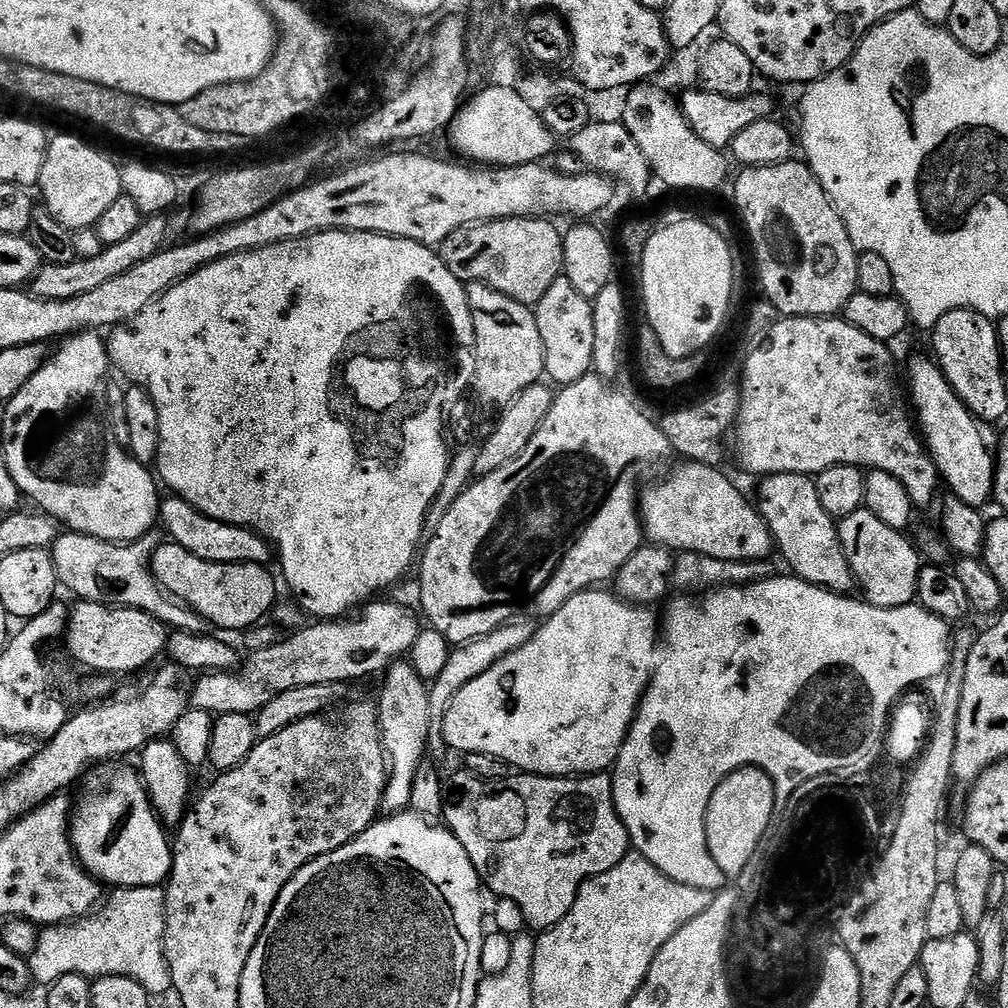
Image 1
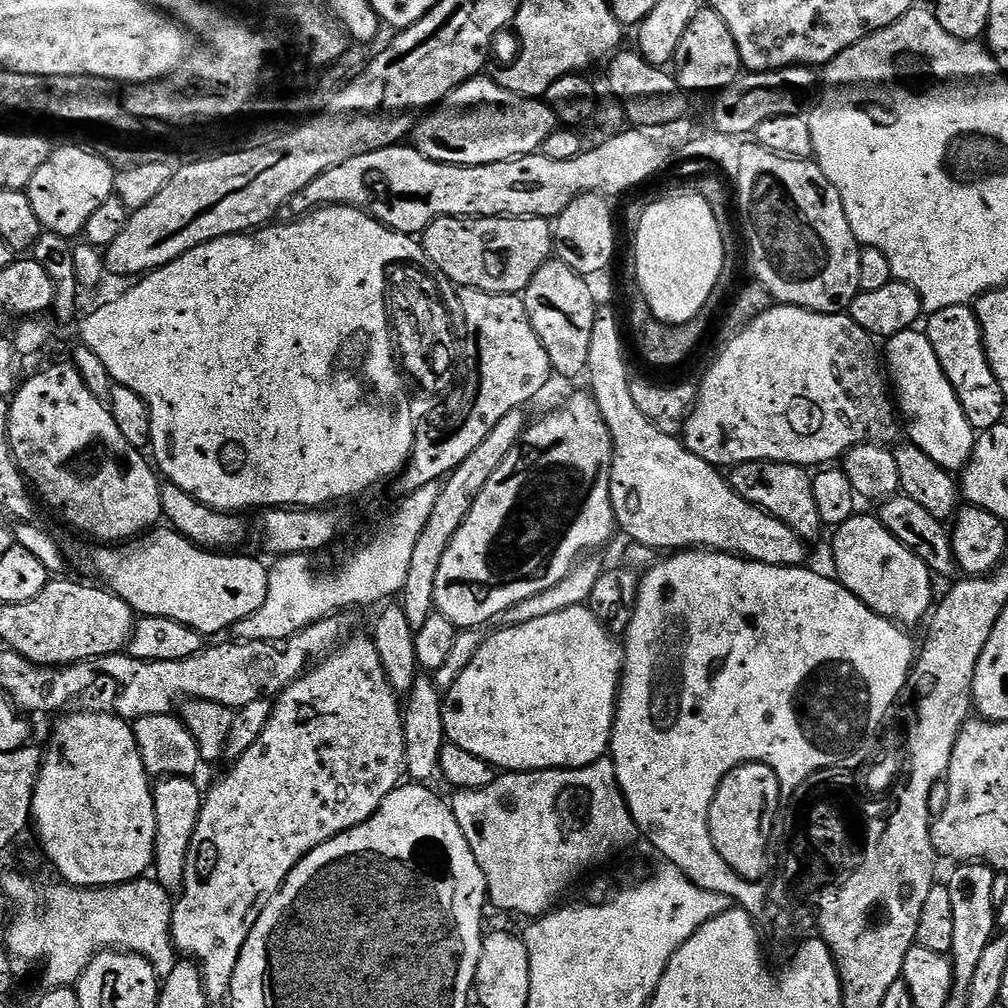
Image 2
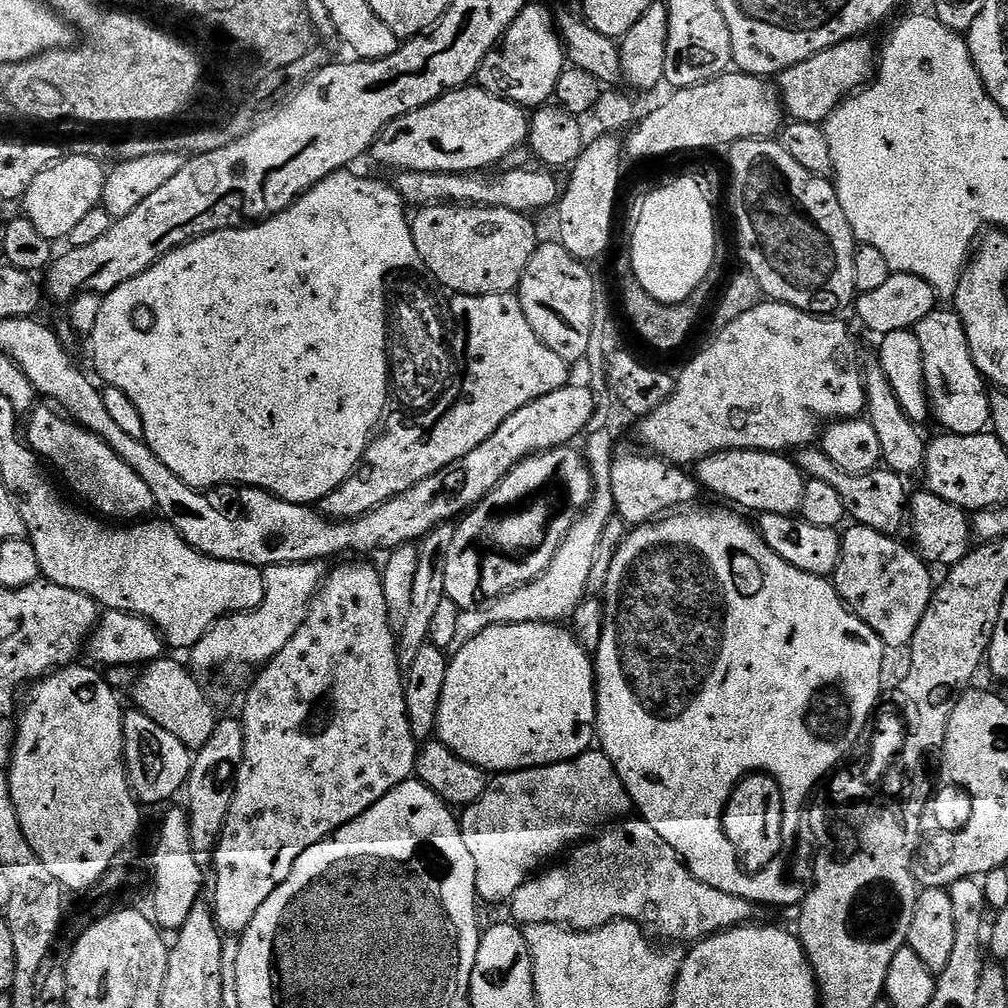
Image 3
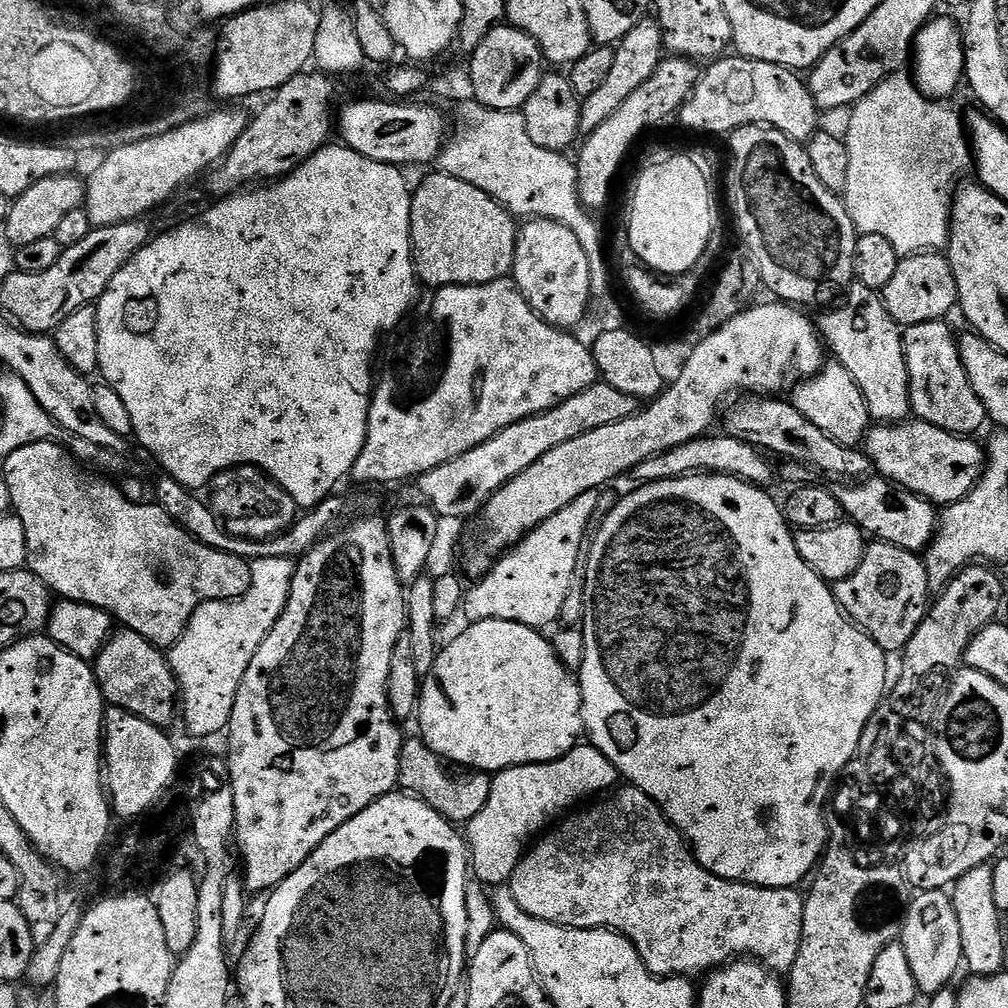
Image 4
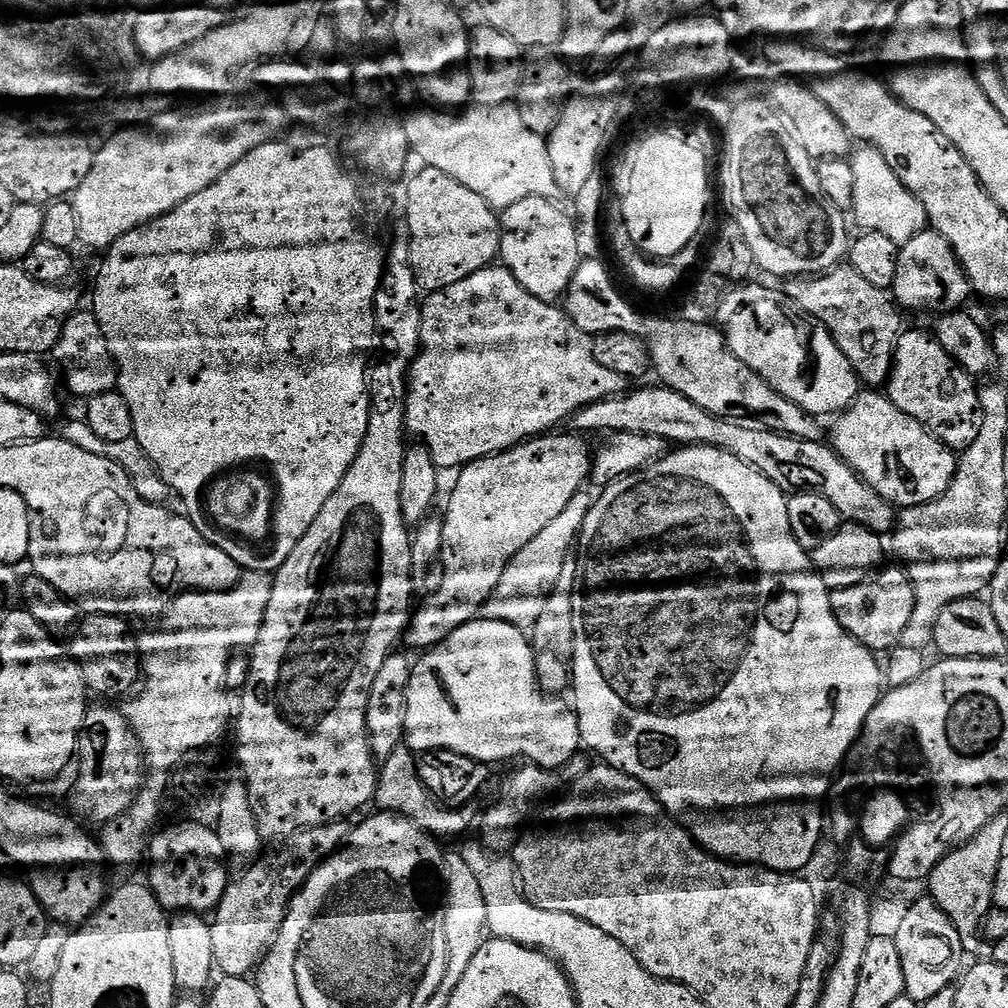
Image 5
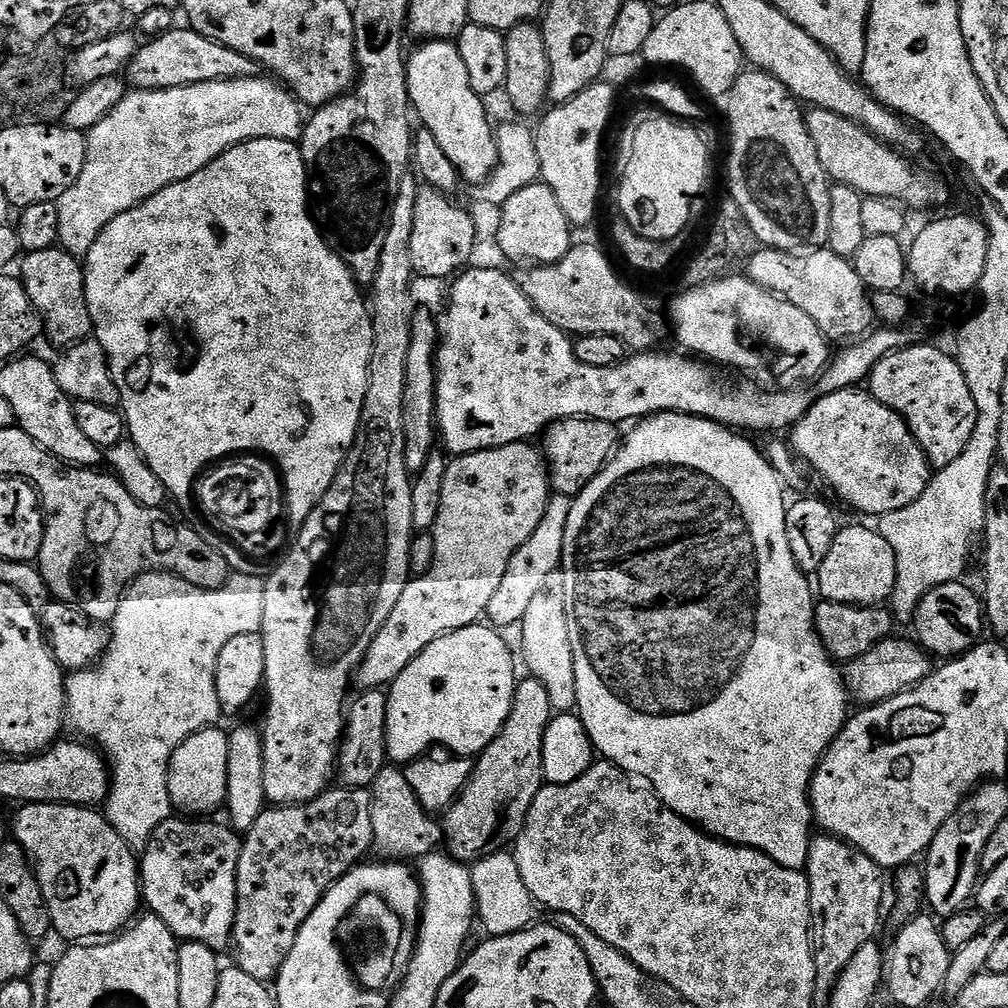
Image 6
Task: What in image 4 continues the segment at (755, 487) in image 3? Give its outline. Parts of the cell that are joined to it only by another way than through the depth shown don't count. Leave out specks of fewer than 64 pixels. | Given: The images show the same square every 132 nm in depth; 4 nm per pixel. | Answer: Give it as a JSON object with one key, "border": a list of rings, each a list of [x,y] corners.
{"border":[[[705,434],[696,440],[686,442],[682,446],[676,446],[674,450],[666,450],[654,458],[648,458],[646,462],[639,464],[630,473],[631,479],[636,479],[635,483],[642,485],[673,480],[683,476],[711,474],[714,476],[736,476],[739,480],[745,480],[747,484],[768,486],[772,480],[772,468],[768,465],[769,457],[761,449],[750,446],[746,442],[727,434],[712,435]]]}

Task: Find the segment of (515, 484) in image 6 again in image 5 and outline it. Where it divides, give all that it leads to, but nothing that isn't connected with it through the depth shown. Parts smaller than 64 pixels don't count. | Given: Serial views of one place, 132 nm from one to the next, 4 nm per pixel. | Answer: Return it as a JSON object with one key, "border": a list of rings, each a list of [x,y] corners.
{"border":[[[545,434],[542,436],[533,436],[531,440],[524,441],[523,444],[515,444],[514,447],[508,448],[504,452],[495,452],[493,456],[487,456],[481,460],[475,460],[464,465],[459,469],[456,485],[452,488],[452,497],[448,500],[448,512],[443,513],[444,518],[444,537],[442,538],[442,550],[440,551],[439,563],[444,565],[444,573],[442,574],[442,586],[438,586],[436,592],[427,593],[423,598],[424,605],[417,607],[410,617],[410,623],[406,629],[406,644],[412,648],[420,648],[419,650],[427,650],[433,648],[436,644],[440,644],[450,634],[454,634],[454,630],[458,630],[463,624],[469,624],[470,621],[477,619],[481,615],[483,606],[486,601],[494,594],[494,590],[498,586],[498,582],[502,578],[502,574],[506,570],[506,566],[518,554],[518,550],[522,550],[522,546],[526,546],[526,542],[534,542],[534,538],[538,538],[538,534],[542,534],[542,530],[546,530],[546,526],[550,526],[550,522],[554,522],[554,518],[558,518],[558,514],[562,514],[562,510],[566,510],[566,506],[570,506],[570,498],[574,498],[574,494],[578,494],[585,487],[586,481],[592,474],[592,461],[594,459],[593,449],[588,449],[588,444],[583,435],[567,434],[568,436],[556,436],[557,434]]]}

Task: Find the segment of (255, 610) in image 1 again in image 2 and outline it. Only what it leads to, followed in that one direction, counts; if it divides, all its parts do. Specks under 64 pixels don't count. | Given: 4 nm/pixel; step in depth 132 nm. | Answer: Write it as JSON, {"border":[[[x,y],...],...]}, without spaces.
{"border":[[[160,526],[149,530],[119,546],[96,546],[88,568],[101,576],[109,592],[125,600],[133,613],[141,617],[157,616],[170,618],[182,626],[192,628],[205,638],[216,636],[219,632],[235,629],[238,622],[250,618],[254,610],[262,610],[262,602],[268,597],[267,563],[255,560],[252,556],[240,554],[221,554],[193,544],[171,526]]]}

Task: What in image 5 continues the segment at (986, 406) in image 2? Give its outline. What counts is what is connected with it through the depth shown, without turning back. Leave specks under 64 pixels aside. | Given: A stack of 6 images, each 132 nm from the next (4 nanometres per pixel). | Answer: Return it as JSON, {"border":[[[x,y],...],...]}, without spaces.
{"border":[[[901,331],[900,341],[896,343],[896,356],[892,360],[892,373],[888,375],[886,395],[898,410],[902,410],[902,414],[910,414],[910,418],[917,420],[947,448],[966,449],[974,438],[978,438],[980,429],[977,381],[952,361],[935,336],[924,332]]]}

